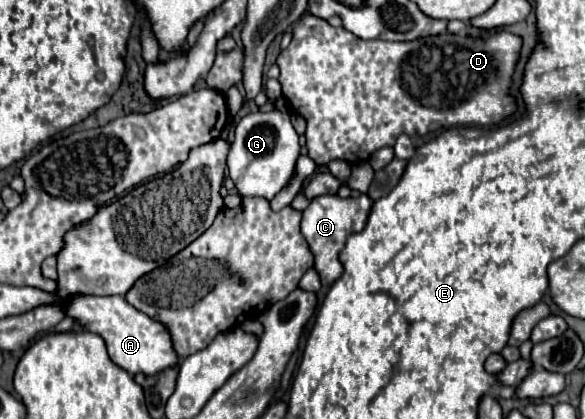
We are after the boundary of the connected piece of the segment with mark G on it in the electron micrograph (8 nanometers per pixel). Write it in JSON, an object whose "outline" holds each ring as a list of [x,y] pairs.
{"outline":[[[253,112],[241,118],[235,128],[235,138],[227,156],[229,176],[241,196],[261,196],[271,200],[293,176],[300,156],[299,136],[287,112]]]}

